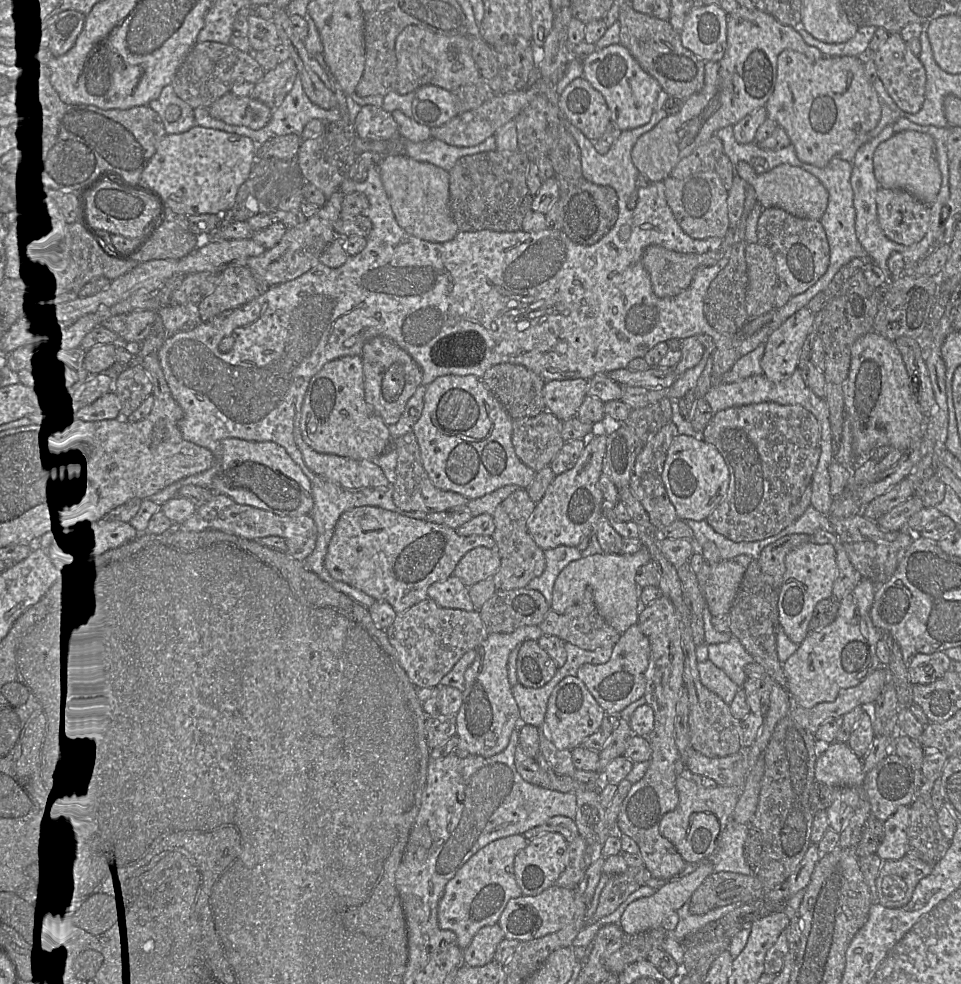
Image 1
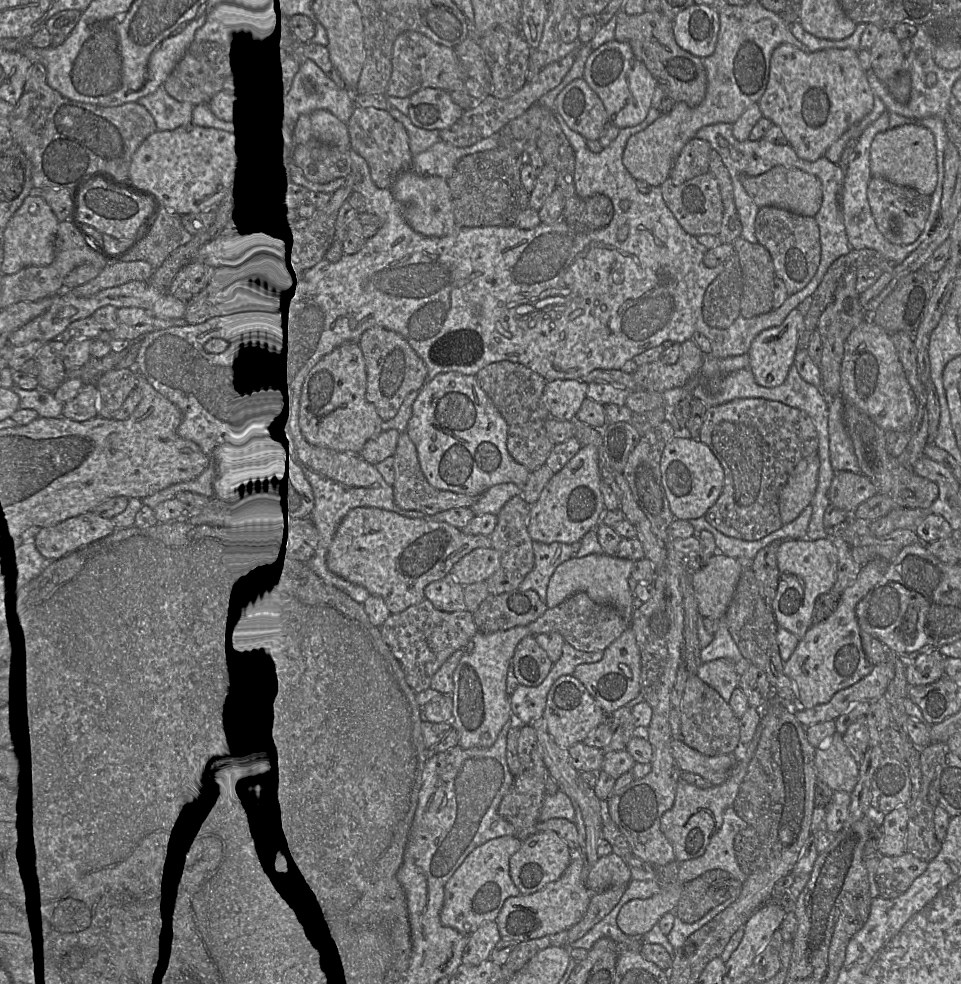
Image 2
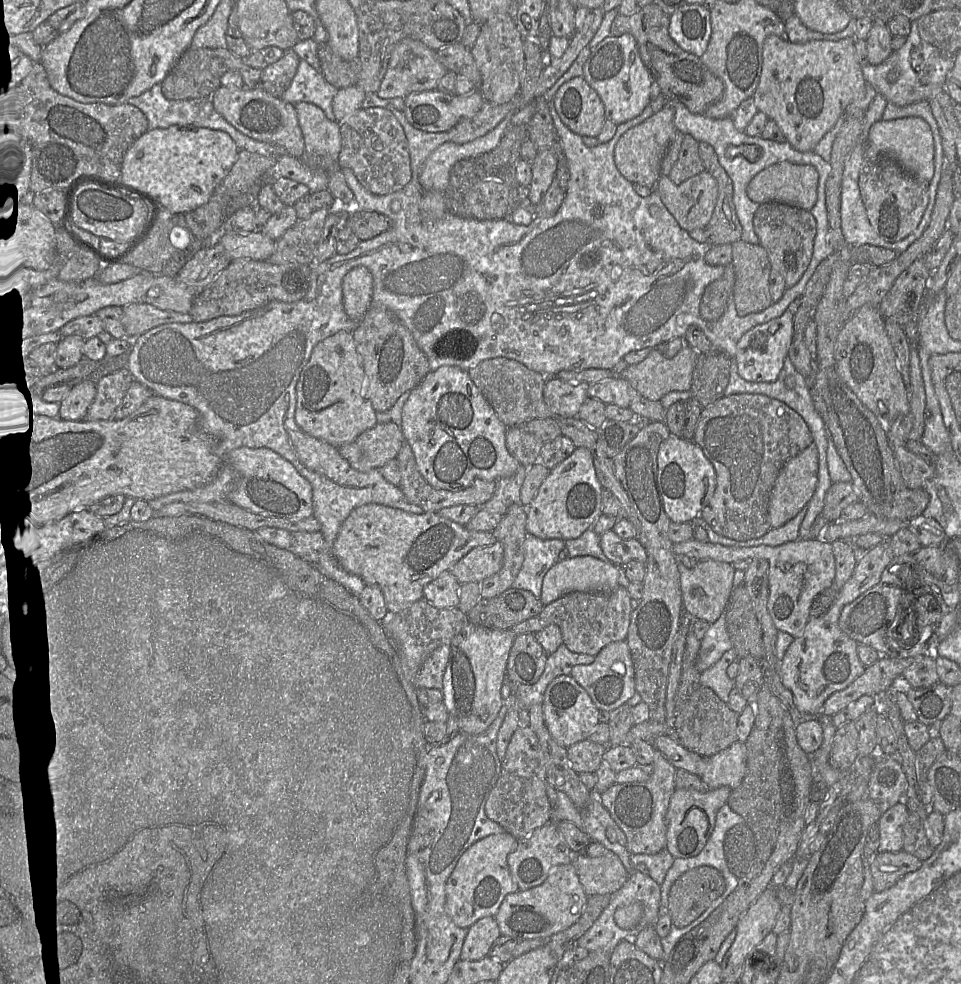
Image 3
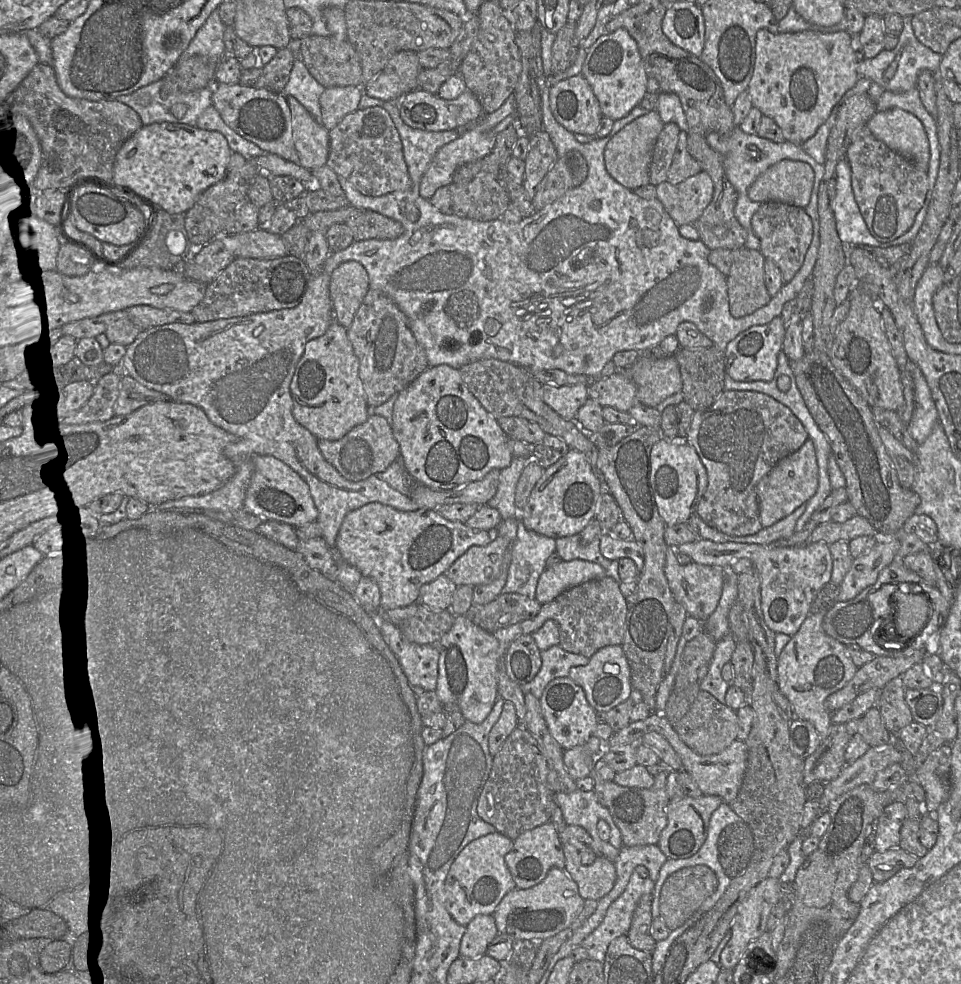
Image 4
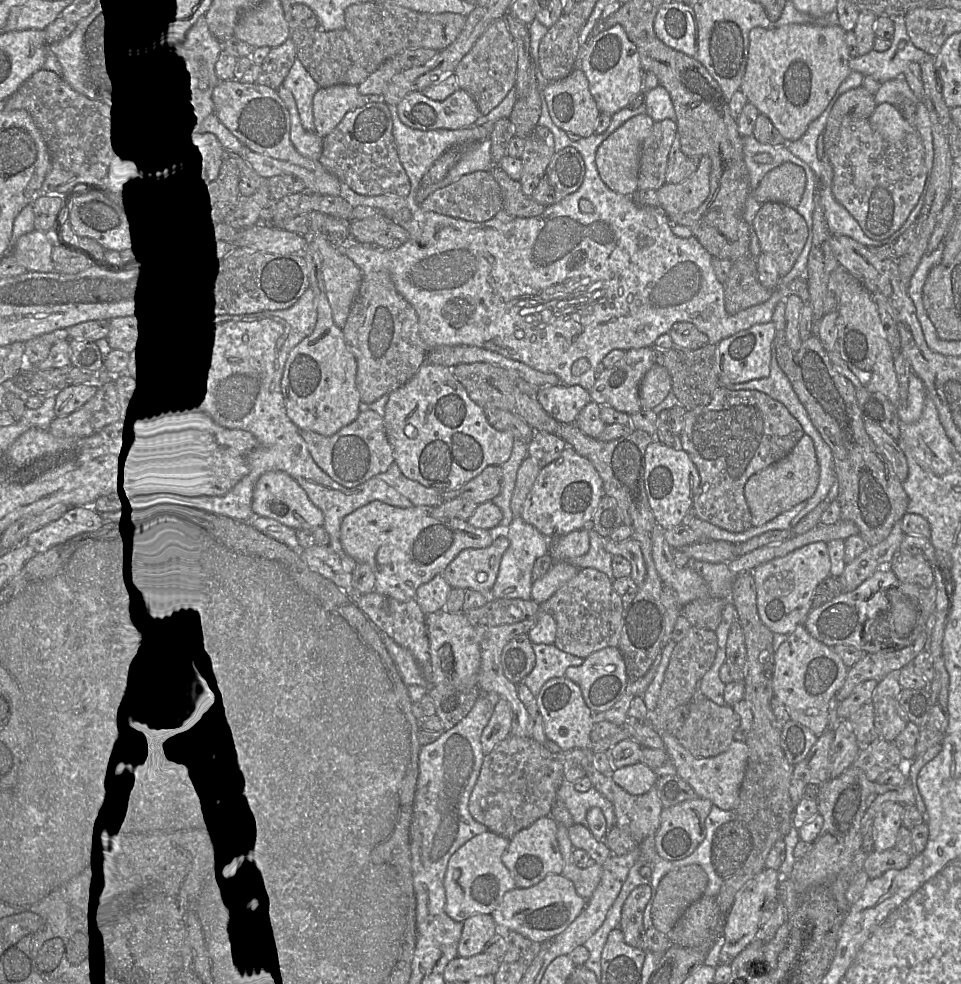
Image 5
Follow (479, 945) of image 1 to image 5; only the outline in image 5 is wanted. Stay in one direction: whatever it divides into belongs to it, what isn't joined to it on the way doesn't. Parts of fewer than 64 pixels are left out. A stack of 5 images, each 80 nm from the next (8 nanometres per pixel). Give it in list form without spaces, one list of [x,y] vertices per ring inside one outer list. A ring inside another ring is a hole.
[[[477,914],[462,923],[458,956],[468,958],[484,953],[485,945],[499,931],[491,914]]]

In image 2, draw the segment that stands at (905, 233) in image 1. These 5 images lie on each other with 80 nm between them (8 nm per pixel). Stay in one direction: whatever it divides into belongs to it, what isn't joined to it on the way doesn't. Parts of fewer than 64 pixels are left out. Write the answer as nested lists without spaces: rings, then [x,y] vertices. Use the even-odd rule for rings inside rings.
[[[872,177],[867,188],[867,198],[876,226],[885,239],[895,245],[908,245],[919,238],[929,215],[930,196],[892,184],[883,178]]]

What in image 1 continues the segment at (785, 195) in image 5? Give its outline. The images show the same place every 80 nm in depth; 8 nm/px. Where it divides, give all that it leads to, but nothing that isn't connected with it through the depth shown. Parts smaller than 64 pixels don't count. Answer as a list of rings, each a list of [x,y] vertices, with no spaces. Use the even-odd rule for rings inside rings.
[[[745,161],[735,166],[735,174],[751,185],[758,204],[763,208],[781,208],[788,213],[805,219],[820,220],[828,206],[828,192],[822,183],[809,172],[789,165],[781,164],[772,170],[758,174]]]

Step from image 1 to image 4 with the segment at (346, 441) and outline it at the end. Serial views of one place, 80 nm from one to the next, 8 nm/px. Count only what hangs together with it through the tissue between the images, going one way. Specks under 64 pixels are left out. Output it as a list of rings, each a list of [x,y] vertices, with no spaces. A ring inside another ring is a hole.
[[[337,321],[330,324],[325,334],[306,344],[293,374],[290,392],[293,400],[292,414],[295,421],[318,440],[338,440],[368,419],[367,408],[369,405],[366,402],[366,395],[359,378],[359,360],[348,338],[347,329]]]

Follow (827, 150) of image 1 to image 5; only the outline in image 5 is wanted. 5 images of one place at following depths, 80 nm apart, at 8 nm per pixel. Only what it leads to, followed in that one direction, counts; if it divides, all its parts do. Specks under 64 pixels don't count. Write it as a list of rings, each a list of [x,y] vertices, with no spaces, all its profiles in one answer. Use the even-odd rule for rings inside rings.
[[[788,24],[784,26],[773,26],[772,28],[754,27],[749,32],[749,52],[745,74],[740,86],[740,90],[745,94],[748,102],[755,105],[761,114],[766,115],[787,142],[800,139],[808,129],[812,121],[817,119],[827,108],[832,98],[835,96],[840,85],[851,73],[850,59],[852,56],[845,41],[846,31],[840,25],[818,26],[812,24]]]

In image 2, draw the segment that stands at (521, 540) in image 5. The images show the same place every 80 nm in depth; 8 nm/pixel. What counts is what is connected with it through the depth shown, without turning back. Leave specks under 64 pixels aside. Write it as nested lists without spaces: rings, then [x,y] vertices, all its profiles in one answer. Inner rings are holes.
[[[533,541],[534,567],[519,586],[521,590],[534,590],[546,604],[547,586],[555,569],[574,557],[570,544],[550,544]]]

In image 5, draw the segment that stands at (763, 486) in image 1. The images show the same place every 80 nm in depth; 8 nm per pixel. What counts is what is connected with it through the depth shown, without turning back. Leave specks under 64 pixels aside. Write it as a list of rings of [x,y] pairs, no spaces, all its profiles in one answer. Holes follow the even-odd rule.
[[[720,387],[708,405],[687,410],[679,438],[680,448],[688,453],[700,475],[700,486],[693,504],[695,515],[729,532],[738,533],[750,529],[752,517],[744,495],[746,482],[754,474],[786,457],[804,434],[799,422],[782,403],[760,391],[732,391]]]

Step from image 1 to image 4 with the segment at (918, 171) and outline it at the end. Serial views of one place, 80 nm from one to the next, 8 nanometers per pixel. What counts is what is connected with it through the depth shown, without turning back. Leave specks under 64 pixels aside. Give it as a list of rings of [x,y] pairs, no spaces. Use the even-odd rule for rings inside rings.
[[[897,108],[876,111],[866,126],[875,138],[928,173],[929,141],[917,117]]]

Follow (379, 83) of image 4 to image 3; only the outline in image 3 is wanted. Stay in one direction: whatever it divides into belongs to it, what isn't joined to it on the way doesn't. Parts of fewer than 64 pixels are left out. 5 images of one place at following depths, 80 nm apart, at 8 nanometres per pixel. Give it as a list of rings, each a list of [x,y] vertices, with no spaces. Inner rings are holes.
[[[404,38],[397,42],[390,54],[385,75],[376,95],[382,99],[405,98],[411,93],[435,90],[439,80],[448,72],[438,60],[436,51],[419,40]]]

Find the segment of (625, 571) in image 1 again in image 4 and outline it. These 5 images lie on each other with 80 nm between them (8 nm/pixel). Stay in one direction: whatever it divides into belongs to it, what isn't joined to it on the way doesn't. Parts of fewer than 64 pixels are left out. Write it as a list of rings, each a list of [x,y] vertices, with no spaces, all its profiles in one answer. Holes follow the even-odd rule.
[[[585,560],[561,561],[548,567],[539,577],[535,599],[546,604],[564,591],[590,580],[606,576],[604,568]]]

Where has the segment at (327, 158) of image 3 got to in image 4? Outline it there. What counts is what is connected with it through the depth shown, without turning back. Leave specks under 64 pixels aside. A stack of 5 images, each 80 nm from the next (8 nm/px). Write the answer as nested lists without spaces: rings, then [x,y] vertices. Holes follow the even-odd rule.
[[[286,96],[286,101],[291,112],[292,137],[299,165],[308,170],[325,166],[329,153],[329,131],[294,97]]]

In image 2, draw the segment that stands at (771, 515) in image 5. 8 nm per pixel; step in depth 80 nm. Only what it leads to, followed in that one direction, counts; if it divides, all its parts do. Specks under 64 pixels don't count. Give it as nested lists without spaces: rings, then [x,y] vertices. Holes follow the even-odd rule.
[[[818,453],[803,459],[779,494],[781,521],[788,524],[794,521],[811,503],[818,484]]]

